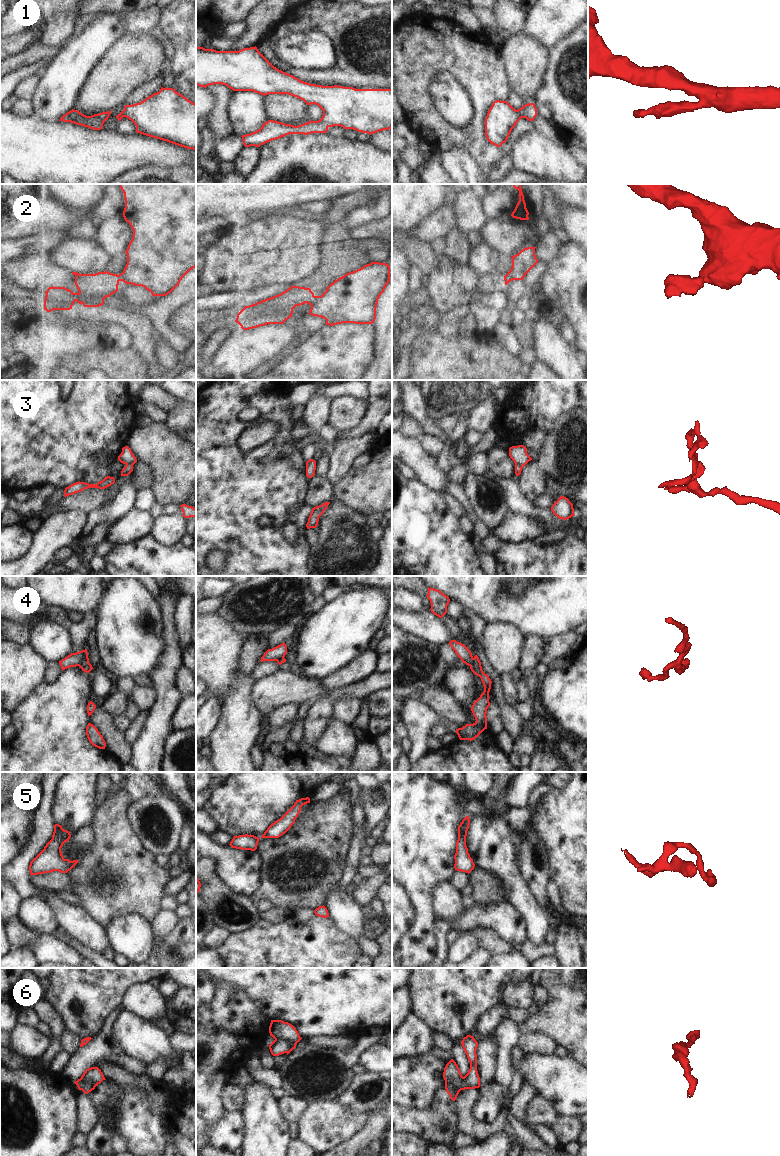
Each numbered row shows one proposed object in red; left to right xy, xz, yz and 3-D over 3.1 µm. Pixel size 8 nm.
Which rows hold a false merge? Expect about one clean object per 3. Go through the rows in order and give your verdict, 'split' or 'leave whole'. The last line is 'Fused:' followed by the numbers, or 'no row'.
1: leave whole
2: split
3: split
4: split
5: leave whole
6: split
Fused: 2, 3, 4, 6

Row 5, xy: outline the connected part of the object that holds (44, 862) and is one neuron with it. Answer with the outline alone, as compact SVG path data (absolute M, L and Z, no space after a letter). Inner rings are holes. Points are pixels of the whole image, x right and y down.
M54 825L52 839L46 844L44 849L30 862L30 875L38 875L58 871L67 873L79 861L65 859L62 855L61 848L63 844L69 841L71 834L64 830L61 825Z

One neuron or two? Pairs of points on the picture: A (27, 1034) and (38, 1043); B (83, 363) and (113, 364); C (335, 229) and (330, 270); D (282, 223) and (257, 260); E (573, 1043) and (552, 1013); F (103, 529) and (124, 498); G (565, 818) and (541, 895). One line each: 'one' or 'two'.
A: one
B: one
C: one
D: one
E: one
F: two
G: two

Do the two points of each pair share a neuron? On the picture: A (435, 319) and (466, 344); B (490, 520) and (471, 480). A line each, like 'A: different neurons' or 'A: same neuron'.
A: same neuron
B: same neuron

